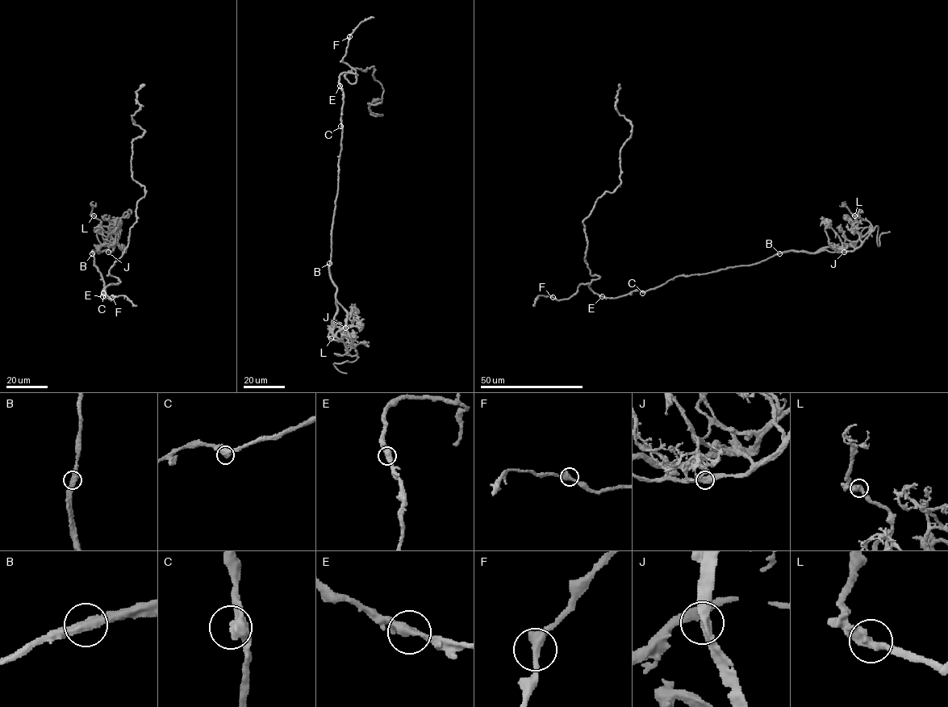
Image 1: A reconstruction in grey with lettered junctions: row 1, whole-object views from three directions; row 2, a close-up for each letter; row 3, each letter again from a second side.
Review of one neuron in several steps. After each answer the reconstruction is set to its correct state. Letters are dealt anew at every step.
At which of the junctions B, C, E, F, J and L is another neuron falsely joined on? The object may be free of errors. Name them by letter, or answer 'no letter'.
B

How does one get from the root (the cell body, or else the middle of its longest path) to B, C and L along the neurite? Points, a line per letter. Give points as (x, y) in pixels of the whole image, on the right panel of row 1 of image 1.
B: (624, 294), (633, 290), (654, 289), (679, 276), (707, 274), (756, 264), (779, 253)
C: (624, 294), (633, 290), (642, 293)
L: (624, 294), (654, 289), (679, 276), (756, 264), (784, 252), (854, 246), (860, 237), (854, 215)

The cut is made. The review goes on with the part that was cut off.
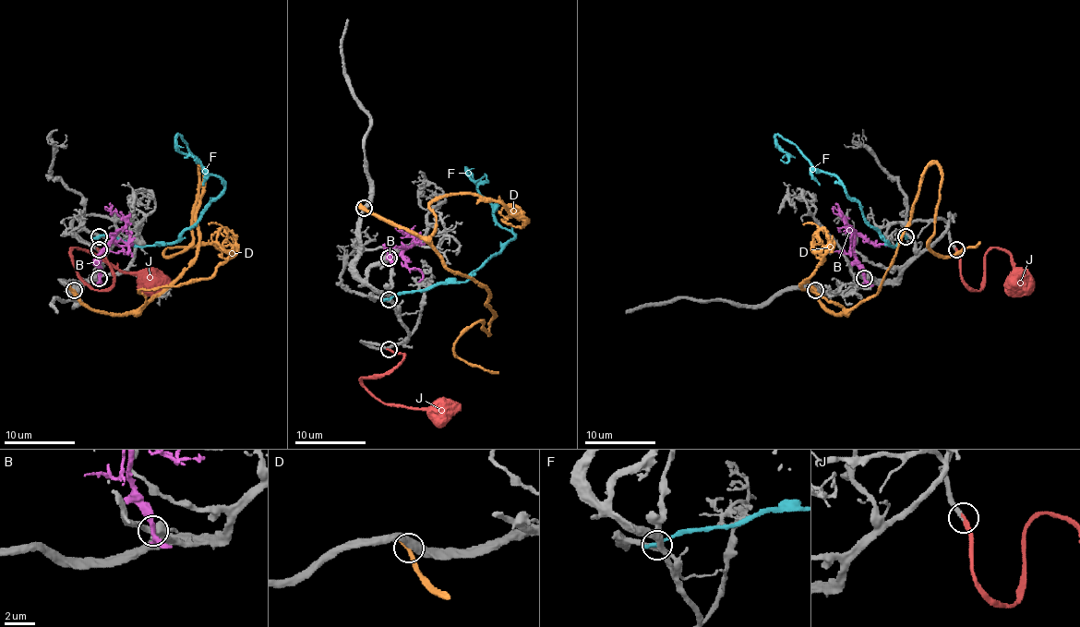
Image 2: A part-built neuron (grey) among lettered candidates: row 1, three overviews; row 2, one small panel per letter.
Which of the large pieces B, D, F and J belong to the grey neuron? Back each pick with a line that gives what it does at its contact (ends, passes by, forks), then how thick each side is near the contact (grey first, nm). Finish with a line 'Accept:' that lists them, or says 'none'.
J: it ends; calibres 240 and 240 nm
Accept: J

